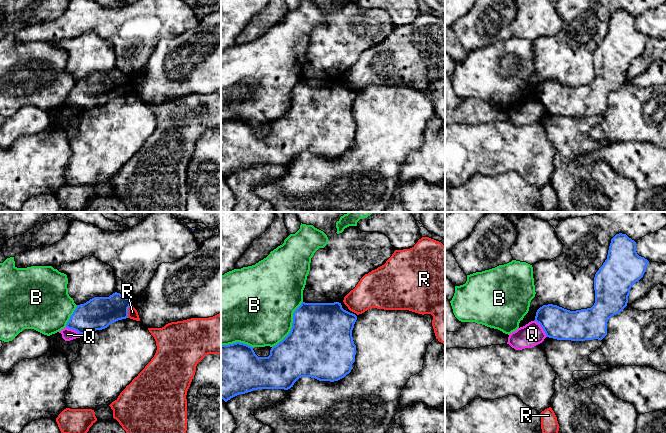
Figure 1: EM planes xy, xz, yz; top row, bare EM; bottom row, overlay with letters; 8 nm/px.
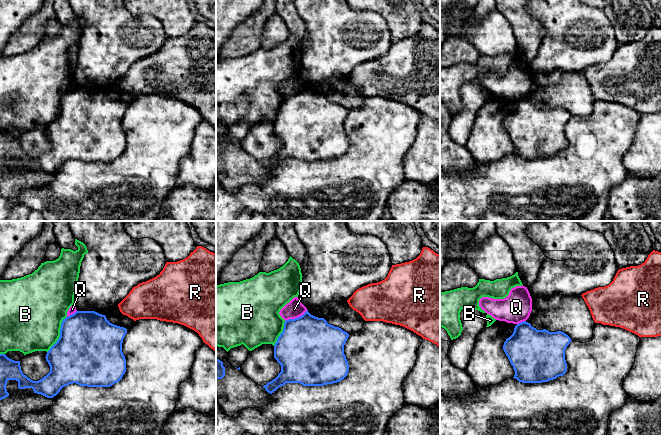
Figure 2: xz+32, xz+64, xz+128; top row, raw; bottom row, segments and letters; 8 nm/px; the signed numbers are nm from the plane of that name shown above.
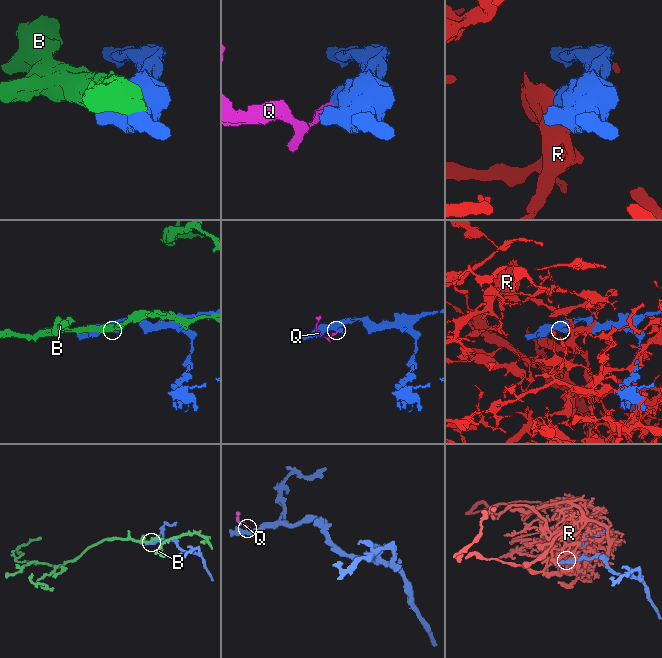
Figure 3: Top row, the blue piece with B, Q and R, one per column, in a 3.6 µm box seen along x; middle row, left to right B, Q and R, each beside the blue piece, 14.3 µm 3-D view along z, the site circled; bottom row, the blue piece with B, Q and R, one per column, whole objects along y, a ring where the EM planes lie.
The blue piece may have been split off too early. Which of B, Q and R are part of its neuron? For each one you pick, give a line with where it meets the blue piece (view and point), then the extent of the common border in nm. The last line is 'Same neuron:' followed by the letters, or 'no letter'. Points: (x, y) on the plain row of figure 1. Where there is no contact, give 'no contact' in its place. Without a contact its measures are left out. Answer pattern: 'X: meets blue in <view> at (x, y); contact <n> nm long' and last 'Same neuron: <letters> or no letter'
Same neuron: no letter

